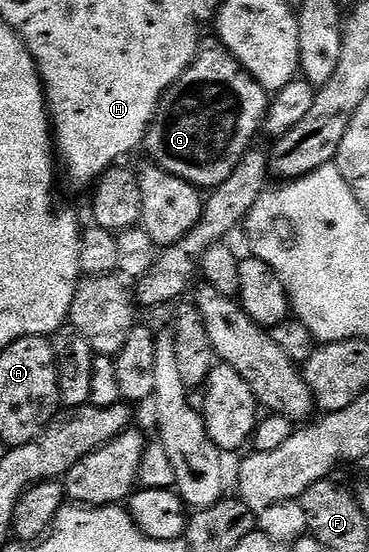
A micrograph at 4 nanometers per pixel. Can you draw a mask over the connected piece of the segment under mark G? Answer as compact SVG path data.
M213 35L198 44L195 59L177 80L175 89L161 96L157 113L145 134L143 145L146 150L149 148L148 160L202 191L211 191L223 183L231 171L235 171L239 159L243 159L243 155L254 144L253 136L257 129L259 133L262 128L270 98L267 90L237 62L237 55L232 48Z

